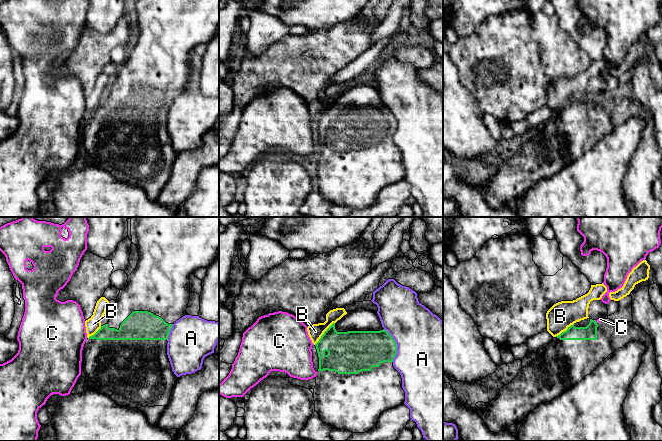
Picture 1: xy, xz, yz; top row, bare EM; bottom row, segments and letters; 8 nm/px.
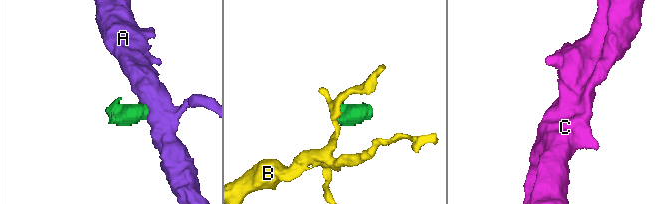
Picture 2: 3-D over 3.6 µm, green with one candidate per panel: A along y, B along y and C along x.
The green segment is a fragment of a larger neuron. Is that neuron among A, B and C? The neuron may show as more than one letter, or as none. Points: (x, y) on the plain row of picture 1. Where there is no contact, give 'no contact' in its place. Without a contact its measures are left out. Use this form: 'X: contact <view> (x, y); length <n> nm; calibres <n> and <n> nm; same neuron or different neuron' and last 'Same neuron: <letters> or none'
A: contact xz (396, 121); length 280 nm; calibres 300 and 480 nm; different neuron
B: contact xz (324, 109); length 240 nm; calibres 340 and 120 nm; different neuron
C: contact yz (596, 97); length 30 nm; calibres 120 and 30 nm; different neuron
Same neuron: none

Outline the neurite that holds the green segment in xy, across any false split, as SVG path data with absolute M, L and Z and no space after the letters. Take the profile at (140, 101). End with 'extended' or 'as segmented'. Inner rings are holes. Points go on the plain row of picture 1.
M131 0L131 12L132 19L138 24L139 37L135 46L128 52L126 61L120 66L108 99L87 114L82 126L81 150L87 156L90 165L106 171L120 182L139 185L151 201L157 201L160 192L169 180L174 160L178 154L172 147L167 131L169 108L173 100L186 91L190 74L189 52L199 44L210 42L219 31L219 0Z; extended

